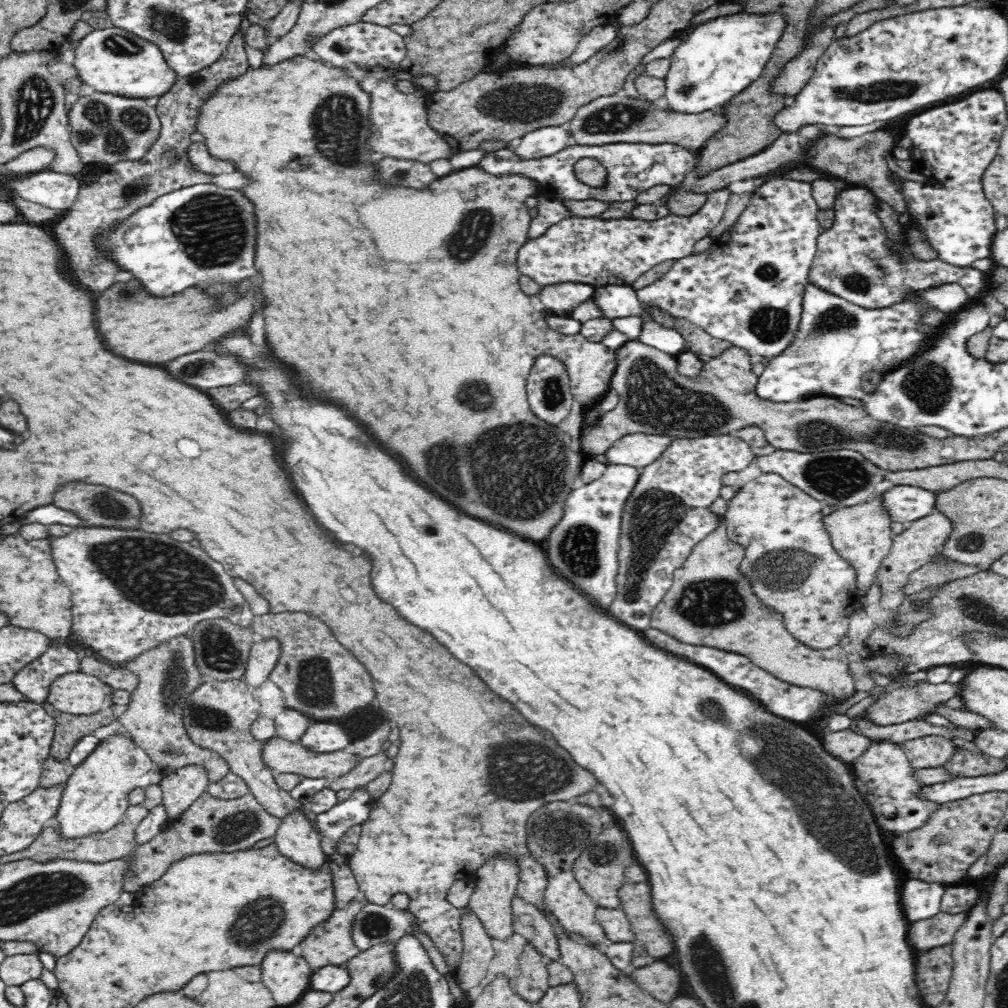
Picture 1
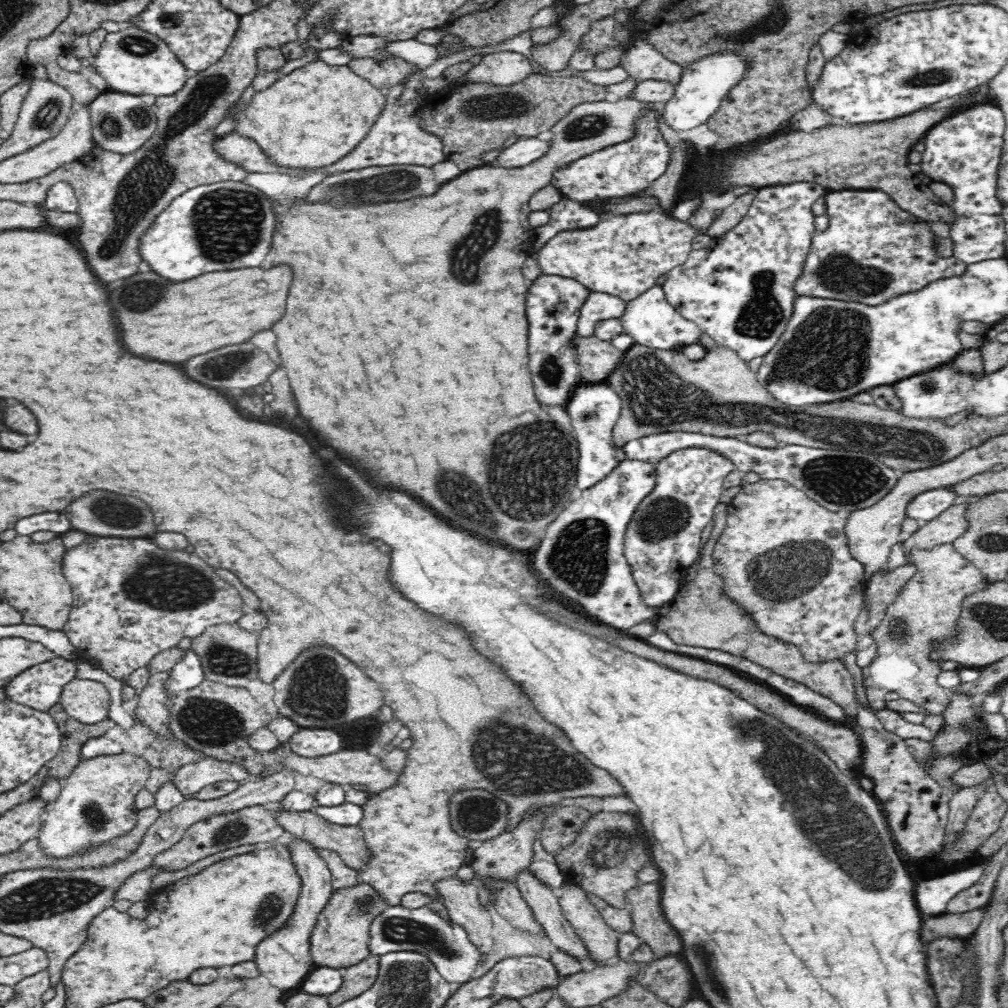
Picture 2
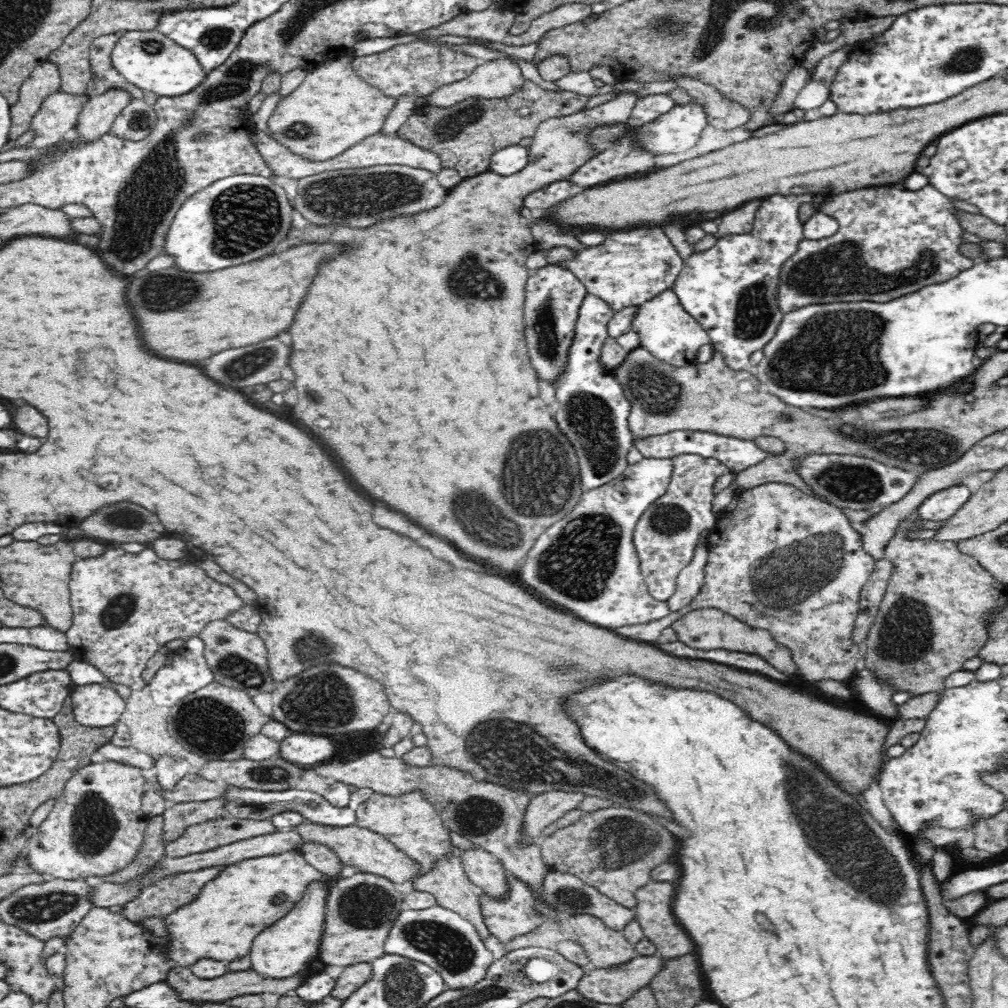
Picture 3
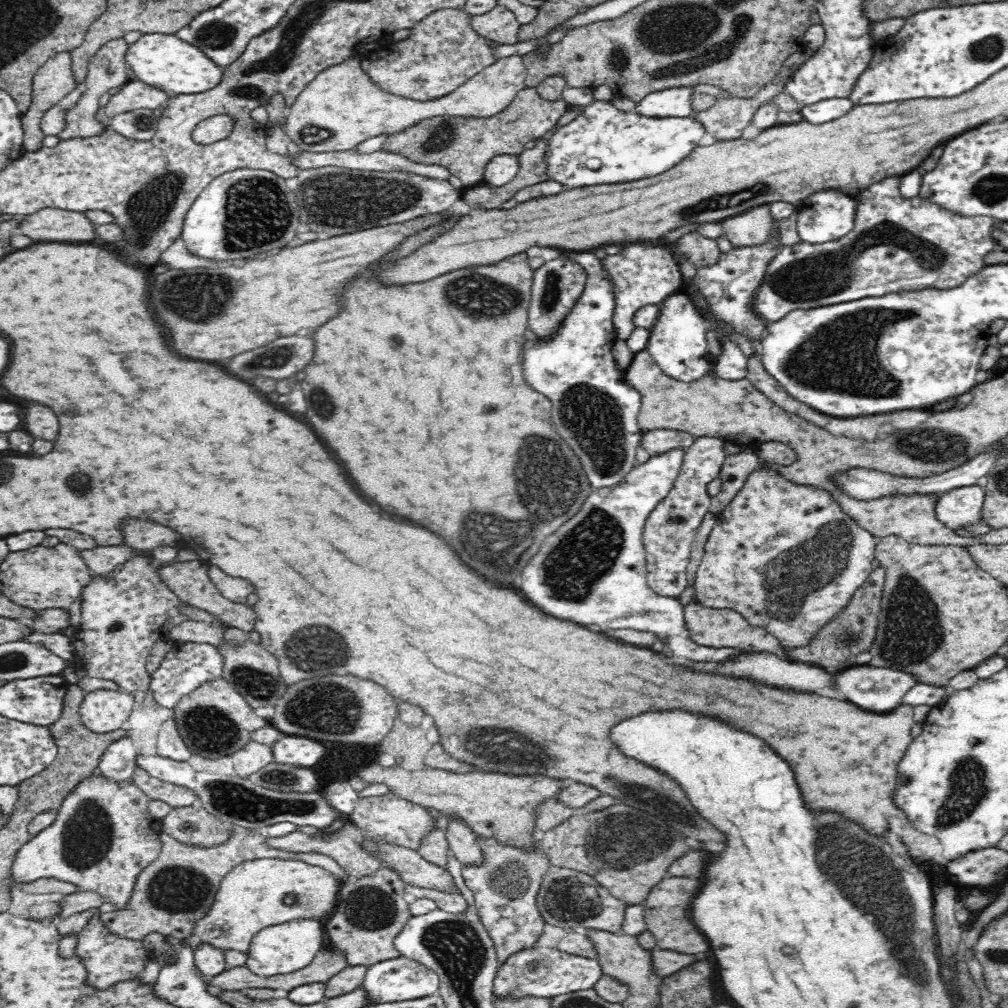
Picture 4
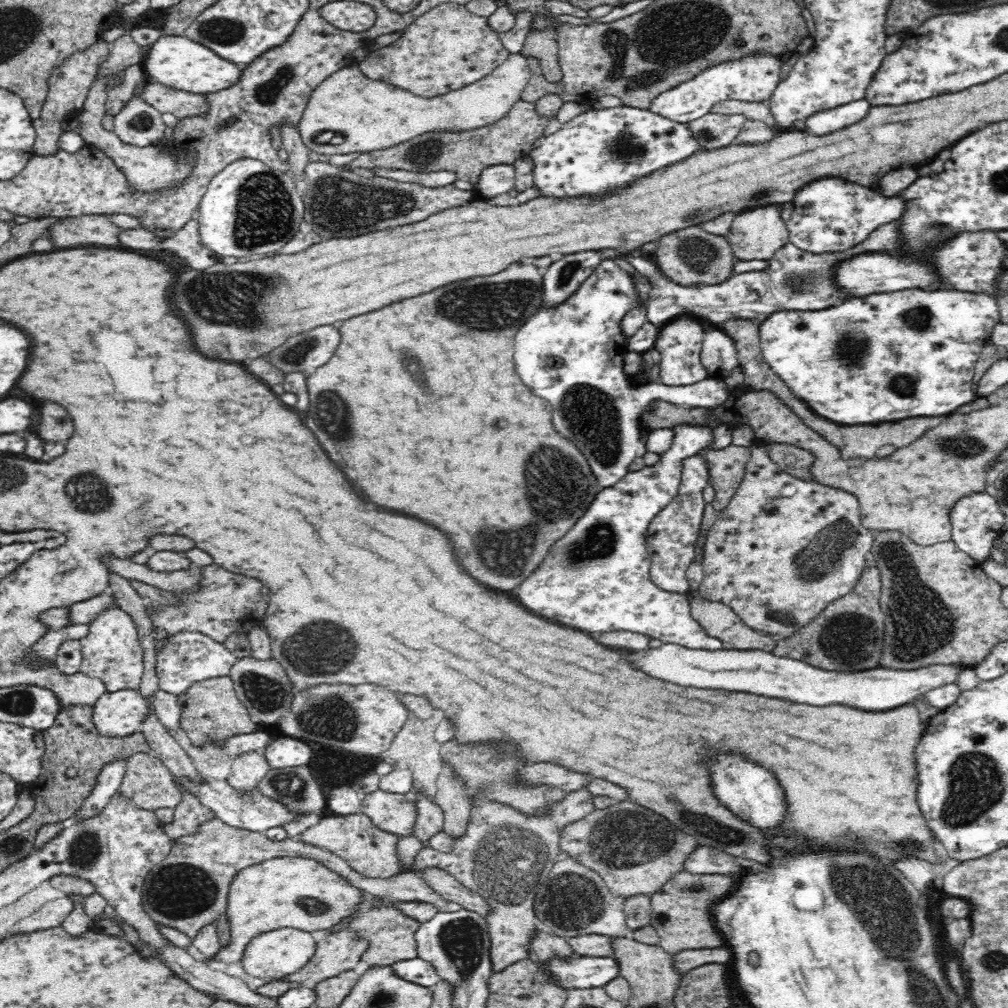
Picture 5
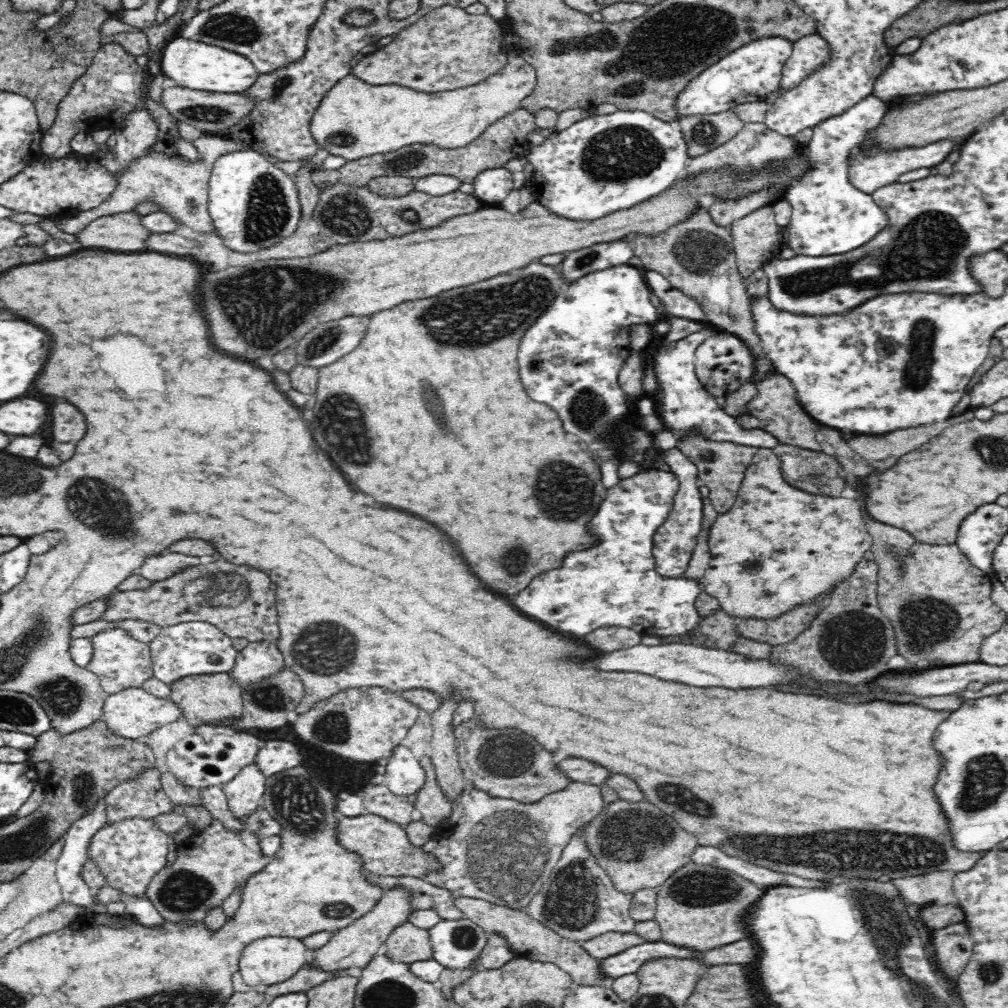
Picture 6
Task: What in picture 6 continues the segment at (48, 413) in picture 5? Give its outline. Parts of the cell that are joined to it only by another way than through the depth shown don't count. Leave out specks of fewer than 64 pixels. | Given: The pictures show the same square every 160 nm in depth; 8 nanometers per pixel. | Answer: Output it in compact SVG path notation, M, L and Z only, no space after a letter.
M56 404L52 408L52 436L58 442L78 442L86 434L86 420L72 404Z

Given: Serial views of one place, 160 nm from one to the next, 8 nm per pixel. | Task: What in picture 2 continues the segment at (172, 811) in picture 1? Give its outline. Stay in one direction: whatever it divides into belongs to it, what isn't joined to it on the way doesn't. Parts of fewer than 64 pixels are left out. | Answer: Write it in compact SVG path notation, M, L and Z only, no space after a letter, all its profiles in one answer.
M206 757L196 764L190 762L179 767L173 776L173 783L185 799L191 799L193 797L190 794L194 794L210 784L220 781L236 781L238 784L242 784L271 777L274 773L283 771L284 768L286 766L283 766L281 762L276 762L272 766L264 766L260 774L253 776L241 764Z

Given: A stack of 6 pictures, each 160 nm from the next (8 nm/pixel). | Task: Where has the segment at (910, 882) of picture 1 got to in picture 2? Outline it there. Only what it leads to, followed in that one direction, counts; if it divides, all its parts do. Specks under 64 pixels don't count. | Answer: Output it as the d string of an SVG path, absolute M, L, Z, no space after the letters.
M977 860L975 865L968 868L951 870L931 879L925 878L915 888L915 902L921 914L927 917L946 913L949 900L976 884L989 864Z

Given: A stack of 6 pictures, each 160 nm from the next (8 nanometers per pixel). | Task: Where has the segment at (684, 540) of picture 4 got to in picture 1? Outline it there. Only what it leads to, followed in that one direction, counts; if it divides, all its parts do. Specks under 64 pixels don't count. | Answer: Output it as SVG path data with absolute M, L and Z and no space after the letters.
M730 435L703 436L691 439L681 438L670 443L653 464L641 470L638 482L627 498L621 516L619 560L616 575L618 594L610 607L610 612L634 630L644 630L650 626L650 614L673 585L674 571L683 565L694 547L708 536L718 524L718 518L710 511L710 506L719 497L722 476L727 472L738 472L753 462L754 453L746 441Z

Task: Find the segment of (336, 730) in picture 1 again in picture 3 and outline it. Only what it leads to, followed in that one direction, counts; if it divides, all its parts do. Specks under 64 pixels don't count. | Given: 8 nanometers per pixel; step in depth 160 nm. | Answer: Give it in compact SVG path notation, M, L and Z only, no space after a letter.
M293 733L285 740L278 742L279 756L284 760L304 768L314 767L326 762L328 756L333 756L330 737L314 734Z

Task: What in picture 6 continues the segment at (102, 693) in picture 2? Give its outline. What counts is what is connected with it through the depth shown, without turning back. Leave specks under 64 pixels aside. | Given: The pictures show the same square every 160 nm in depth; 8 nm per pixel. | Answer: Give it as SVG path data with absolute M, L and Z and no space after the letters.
M140 687L127 688L118 694L109 695L104 704L103 721L114 735L140 741L142 737L150 735L166 724L171 724L182 716L182 709L172 698L156 697Z

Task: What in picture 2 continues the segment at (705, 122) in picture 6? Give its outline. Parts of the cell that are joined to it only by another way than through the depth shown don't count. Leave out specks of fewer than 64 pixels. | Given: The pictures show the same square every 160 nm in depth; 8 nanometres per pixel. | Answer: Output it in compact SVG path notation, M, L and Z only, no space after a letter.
M635 40L623 52L620 66L638 83L659 80L670 82L674 86L679 83L684 70L684 67L666 59L650 43Z

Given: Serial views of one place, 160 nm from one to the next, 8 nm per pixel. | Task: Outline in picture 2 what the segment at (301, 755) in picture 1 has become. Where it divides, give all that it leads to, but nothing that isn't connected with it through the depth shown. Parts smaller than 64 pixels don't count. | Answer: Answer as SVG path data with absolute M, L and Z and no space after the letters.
M281 744L276 750L279 762L290 770L297 770L304 776L315 776L324 781L324 783L339 784L351 787L354 784L362 784L365 786L366 792L369 794L379 793L387 788L393 787L401 777L400 772L392 772L388 770L381 761L380 757L370 754L366 749L341 749L338 752L327 754L319 757L302 757Z

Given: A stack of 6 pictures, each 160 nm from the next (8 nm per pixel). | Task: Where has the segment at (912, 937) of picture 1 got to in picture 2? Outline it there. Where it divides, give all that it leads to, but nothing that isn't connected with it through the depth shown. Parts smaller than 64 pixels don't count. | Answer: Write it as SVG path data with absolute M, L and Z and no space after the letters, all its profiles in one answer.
M983 907L962 914L946 912L942 915L927 916L921 926L921 938L924 941L932 941L938 936L971 937L975 930L978 930L979 924L982 924L986 913L987 910Z

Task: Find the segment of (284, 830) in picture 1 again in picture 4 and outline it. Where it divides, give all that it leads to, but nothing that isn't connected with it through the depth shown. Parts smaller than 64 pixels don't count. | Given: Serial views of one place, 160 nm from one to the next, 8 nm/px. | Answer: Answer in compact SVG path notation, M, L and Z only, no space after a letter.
M304 919L275 924L253 936L245 966L261 977L286 975L308 966L326 944L327 937L321 922Z

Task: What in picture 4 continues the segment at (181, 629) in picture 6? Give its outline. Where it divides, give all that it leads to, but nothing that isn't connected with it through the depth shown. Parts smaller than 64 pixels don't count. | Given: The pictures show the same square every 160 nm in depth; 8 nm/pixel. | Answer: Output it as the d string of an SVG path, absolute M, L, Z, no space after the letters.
M172 641L172 648L162 660L159 668L151 674L149 688L154 693L154 699L160 706L175 709L176 704L202 684L210 683L222 677L224 659L219 647L198 642Z

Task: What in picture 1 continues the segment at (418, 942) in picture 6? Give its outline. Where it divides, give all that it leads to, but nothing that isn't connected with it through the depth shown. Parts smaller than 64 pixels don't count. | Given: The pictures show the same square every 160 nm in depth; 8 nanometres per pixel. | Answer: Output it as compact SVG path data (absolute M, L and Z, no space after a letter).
M359 895L354 900L346 904L336 904L332 914L316 924L312 930L305 936L302 943L295 947L292 952L296 956L306 959L312 970L322 968L326 965L345 965L351 958L354 958L360 950L354 945L354 938L351 938L353 924L356 915L368 904L368 900Z

